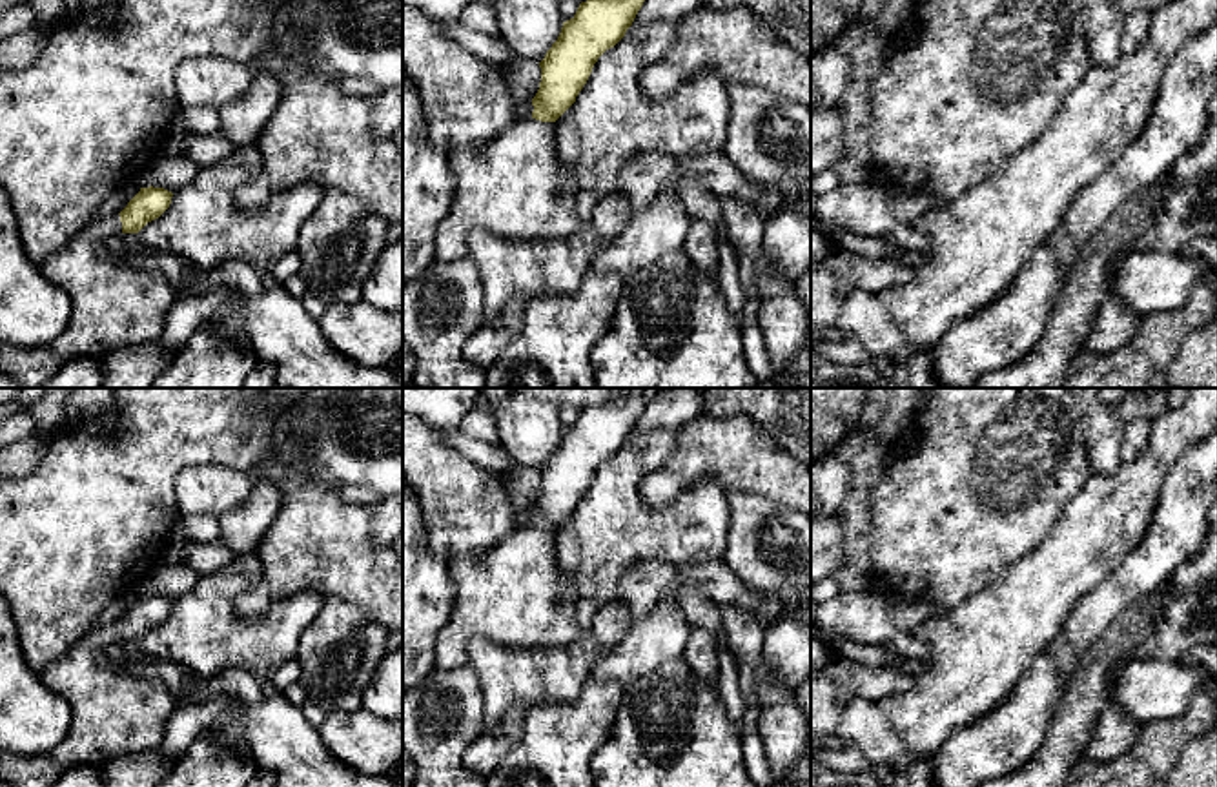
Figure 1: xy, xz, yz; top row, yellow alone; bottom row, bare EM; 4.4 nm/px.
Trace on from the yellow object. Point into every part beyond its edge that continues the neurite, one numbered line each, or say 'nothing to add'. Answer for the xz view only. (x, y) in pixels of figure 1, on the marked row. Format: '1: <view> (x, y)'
1: xz (514, 186)

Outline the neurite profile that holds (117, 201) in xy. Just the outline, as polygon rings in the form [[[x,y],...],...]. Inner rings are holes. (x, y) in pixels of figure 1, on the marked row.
[[[137,179],[124,182],[117,191],[113,191],[102,202],[93,219],[104,219],[120,213],[138,191],[140,191],[140,182]]]

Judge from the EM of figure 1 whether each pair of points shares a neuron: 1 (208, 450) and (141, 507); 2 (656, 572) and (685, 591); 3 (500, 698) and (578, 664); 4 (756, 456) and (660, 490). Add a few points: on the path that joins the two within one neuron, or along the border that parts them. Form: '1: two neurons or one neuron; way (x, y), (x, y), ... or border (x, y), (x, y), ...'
1: one neuron; way (188, 450), (148, 487)
2: one neuron; way (664, 578), (678, 585)
3: one neuron; way (520, 678), (558, 674)
4: one neuron; way (733, 456), (698, 456), (684, 467)

